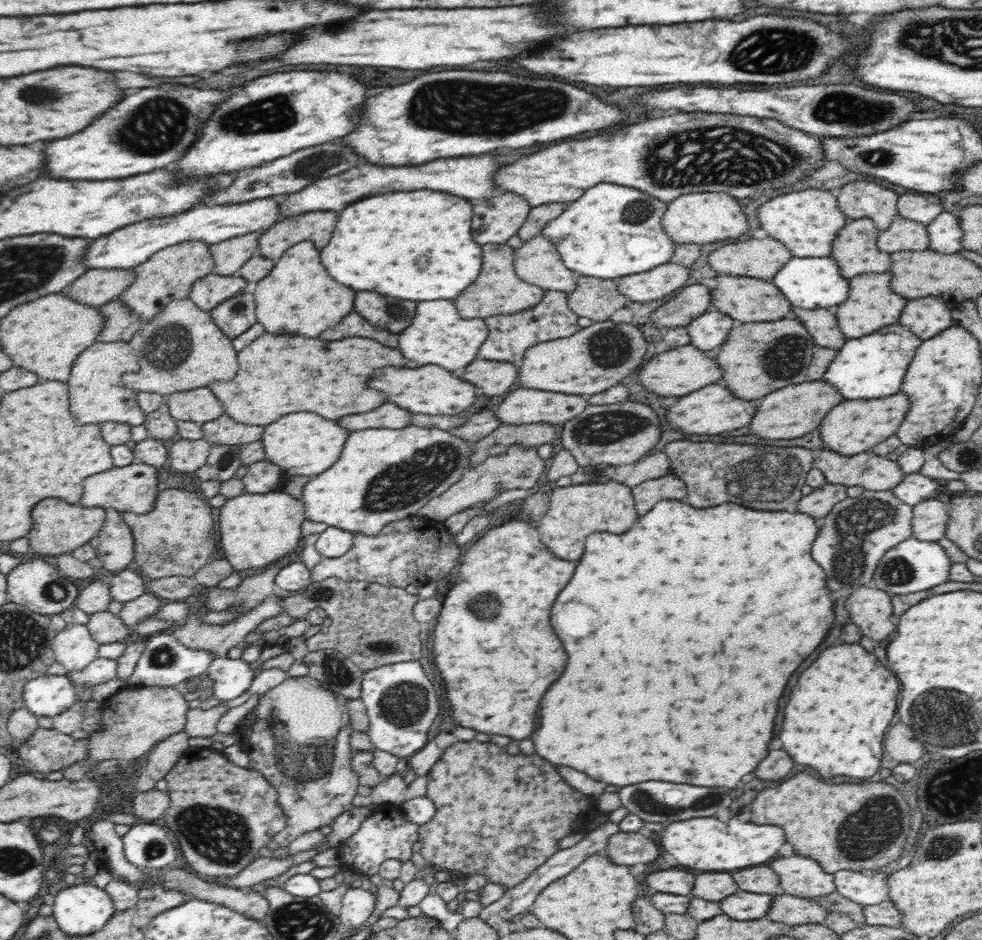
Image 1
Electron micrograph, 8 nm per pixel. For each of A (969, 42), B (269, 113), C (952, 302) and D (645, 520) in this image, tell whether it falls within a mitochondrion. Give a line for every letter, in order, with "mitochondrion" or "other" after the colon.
A: mitochondrion
B: mitochondrion
C: other
D: other

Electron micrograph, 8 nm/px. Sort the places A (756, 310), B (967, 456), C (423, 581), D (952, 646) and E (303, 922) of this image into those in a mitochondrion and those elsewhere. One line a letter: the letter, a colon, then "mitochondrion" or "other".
A: other
B: mitochondrion
C: other
D: other
E: mitochondrion

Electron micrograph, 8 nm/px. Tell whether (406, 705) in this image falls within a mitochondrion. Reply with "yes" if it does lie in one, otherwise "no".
yes

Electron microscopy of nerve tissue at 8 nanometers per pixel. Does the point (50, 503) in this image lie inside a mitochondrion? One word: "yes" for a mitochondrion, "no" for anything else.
no

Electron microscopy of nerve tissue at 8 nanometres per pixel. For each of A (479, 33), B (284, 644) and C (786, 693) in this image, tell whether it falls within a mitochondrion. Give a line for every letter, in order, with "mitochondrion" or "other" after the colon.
A: other
B: other
C: other

